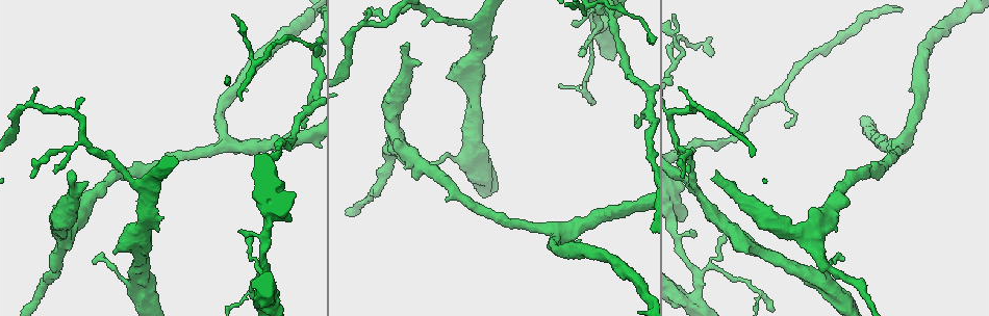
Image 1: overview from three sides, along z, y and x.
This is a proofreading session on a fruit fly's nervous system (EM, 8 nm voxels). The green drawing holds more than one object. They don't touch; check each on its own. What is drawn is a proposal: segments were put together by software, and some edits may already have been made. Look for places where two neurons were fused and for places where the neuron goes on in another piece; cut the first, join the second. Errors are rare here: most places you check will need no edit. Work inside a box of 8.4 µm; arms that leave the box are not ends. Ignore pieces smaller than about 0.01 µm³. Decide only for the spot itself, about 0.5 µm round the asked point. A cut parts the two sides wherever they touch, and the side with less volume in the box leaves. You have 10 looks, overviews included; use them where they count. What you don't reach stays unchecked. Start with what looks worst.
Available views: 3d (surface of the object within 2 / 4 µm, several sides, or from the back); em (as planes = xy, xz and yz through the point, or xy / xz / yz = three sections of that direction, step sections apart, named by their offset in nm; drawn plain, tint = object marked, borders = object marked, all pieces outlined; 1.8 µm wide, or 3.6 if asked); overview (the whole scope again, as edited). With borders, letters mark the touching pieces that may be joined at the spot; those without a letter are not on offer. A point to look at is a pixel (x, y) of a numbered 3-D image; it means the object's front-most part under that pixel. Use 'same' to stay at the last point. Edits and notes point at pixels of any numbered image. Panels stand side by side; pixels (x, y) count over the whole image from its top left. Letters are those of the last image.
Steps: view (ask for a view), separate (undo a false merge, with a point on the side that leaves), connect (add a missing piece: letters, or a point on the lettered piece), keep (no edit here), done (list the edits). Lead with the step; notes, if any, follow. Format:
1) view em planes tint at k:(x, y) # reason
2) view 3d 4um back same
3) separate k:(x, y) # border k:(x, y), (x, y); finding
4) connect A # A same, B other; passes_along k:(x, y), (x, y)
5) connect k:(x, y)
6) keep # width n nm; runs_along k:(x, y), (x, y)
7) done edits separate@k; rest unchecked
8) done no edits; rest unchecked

view em planes plain at 1:(695, 293) # a fork

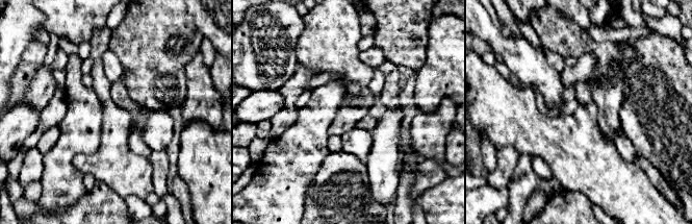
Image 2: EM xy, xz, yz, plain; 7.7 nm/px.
view em planes borders same # see the neighbours

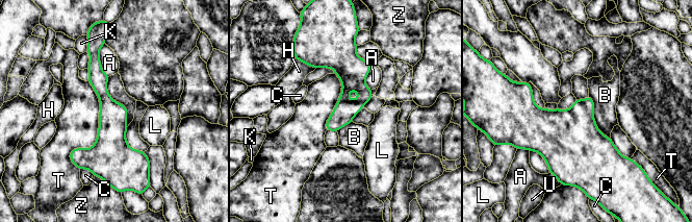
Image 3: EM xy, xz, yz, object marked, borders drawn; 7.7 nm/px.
keep # longest_contact T 700 nm; A other, B other, C other, H other, K other, L other, T other, U other, Z other; continuous, no second neuron

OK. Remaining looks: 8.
view em xy step 4 borders at 1:(450, 79) # an open end

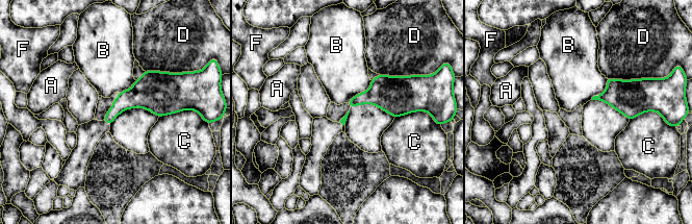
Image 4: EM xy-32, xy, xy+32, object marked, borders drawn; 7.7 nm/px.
keep # A other, B other, C other, D other, F other; border 4:(372, 80), (366, 90), (347, 102); none of them fits

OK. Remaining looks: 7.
view 3d 2um back at 1:(681, 219) # branch stops here

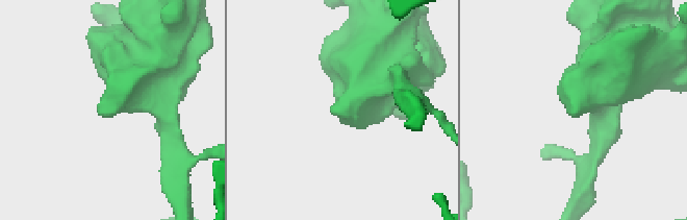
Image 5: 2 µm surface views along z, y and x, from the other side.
view em planes plain at 5:(577, 114) # need the tissue

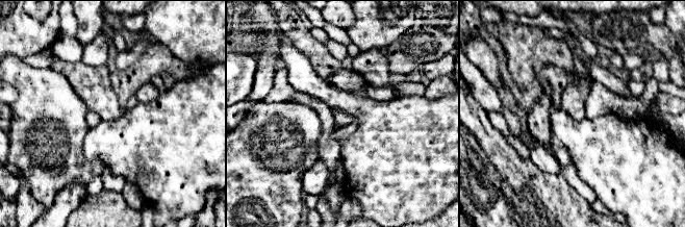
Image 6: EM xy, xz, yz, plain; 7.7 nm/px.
view em planes borders same # what lies round it

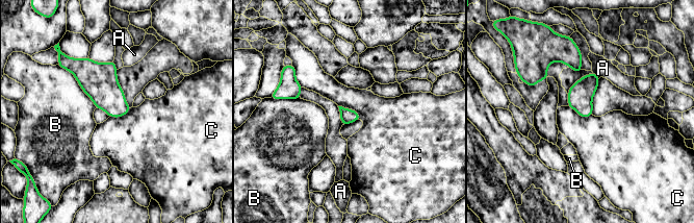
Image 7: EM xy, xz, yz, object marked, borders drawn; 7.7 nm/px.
keep # A other, B other, C other; border 7:(338, 105), (355, 110), (360, 118); no lettered piece goes on from it

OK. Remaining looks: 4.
view 3d 4um at 1:(304, 125) # an open end

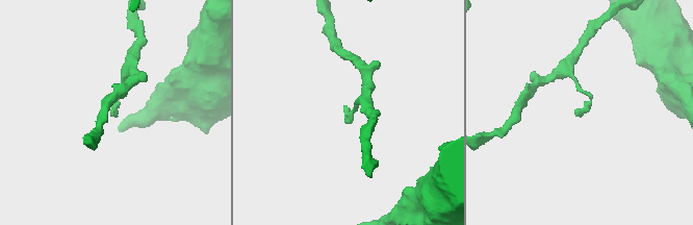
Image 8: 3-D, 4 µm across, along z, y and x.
view em planes borders at 8:(111, 116) # shape alone is not enough

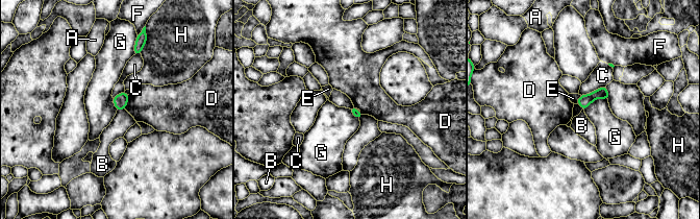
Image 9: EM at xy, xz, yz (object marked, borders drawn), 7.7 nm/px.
keep # longest_contact C 220 nm; A other, B other, C other, D other, E other, F other, G other, H other; border 9:(124, 108), (117, 111); no lettered piece goes on from it

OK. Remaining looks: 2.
done no edits; rest unchecked

